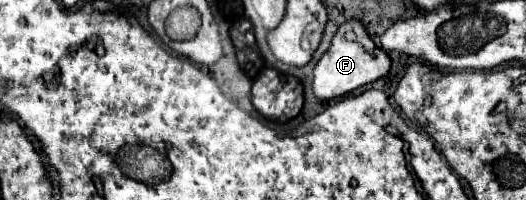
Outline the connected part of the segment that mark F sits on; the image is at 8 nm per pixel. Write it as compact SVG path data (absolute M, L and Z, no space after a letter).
M349 20L343 26L339 26L337 34L331 40L329 52L325 52L325 56L317 62L313 92L319 100L331 100L387 76L389 68L391 68L391 58L387 56L387 52L373 44L365 26L359 20Z

